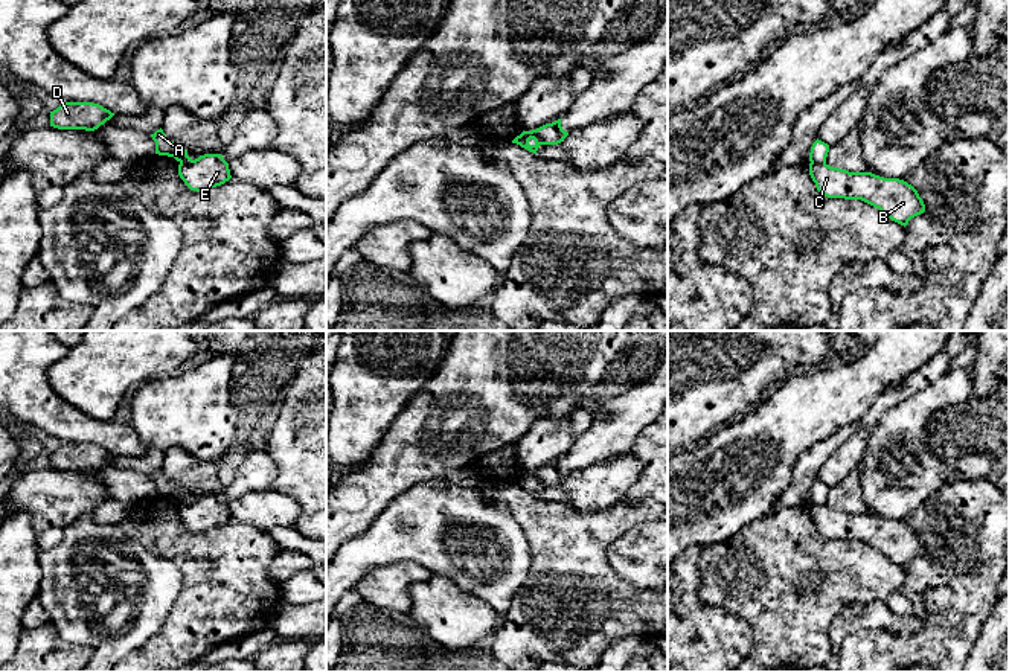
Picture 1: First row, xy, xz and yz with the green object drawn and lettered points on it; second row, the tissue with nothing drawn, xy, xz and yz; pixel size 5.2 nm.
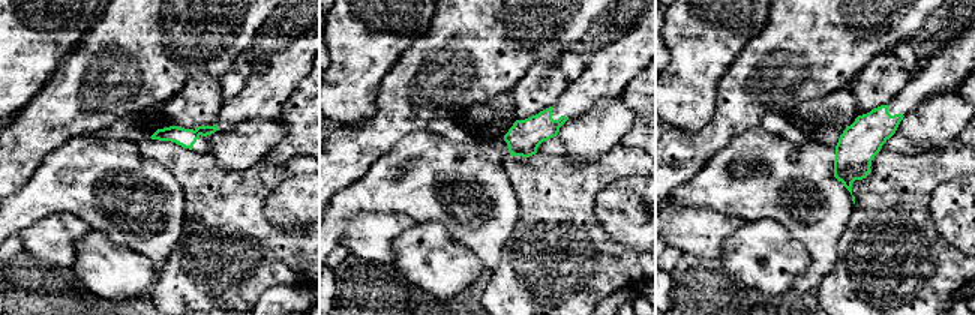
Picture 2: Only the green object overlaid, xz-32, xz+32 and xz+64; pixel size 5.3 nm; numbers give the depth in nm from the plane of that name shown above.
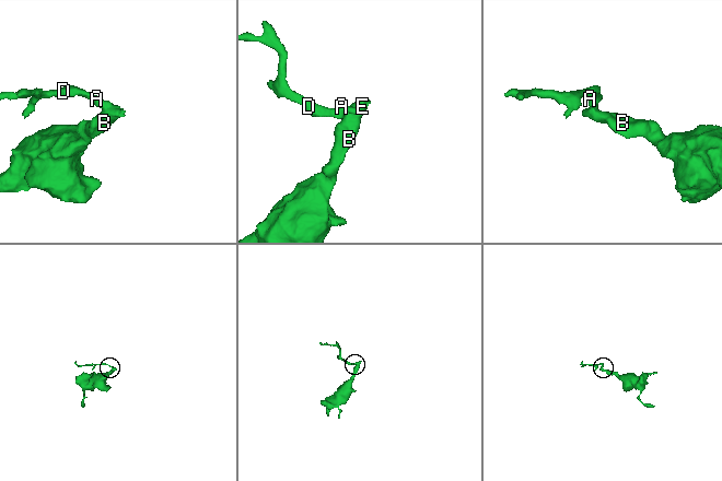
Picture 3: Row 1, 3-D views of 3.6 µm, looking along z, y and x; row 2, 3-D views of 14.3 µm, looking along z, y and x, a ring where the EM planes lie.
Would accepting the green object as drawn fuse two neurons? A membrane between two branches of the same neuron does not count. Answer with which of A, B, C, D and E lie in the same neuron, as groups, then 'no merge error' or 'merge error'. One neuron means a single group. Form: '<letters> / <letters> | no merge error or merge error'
A D / B C E | merge error

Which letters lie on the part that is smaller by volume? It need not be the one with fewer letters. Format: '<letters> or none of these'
A, D

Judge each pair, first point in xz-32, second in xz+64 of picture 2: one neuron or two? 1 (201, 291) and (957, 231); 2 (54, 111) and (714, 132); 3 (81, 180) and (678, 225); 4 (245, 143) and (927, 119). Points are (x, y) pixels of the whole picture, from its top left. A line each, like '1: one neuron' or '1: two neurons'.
1: two neurons
2: one neuron
3: two neurons
4: one neuron

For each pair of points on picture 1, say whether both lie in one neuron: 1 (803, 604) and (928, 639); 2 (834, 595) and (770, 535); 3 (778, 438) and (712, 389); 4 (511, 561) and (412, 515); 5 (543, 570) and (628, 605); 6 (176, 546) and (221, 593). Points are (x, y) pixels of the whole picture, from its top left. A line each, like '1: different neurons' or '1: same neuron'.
1: different neurons
2: same neuron
3: different neurons
4: same neuron
5: same neuron
6: same neuron

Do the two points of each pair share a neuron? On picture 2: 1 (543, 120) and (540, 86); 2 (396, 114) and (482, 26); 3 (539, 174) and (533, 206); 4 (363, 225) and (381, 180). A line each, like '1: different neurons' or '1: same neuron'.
1: different neurons
2: same neuron
3: same neuron
4: different neurons

